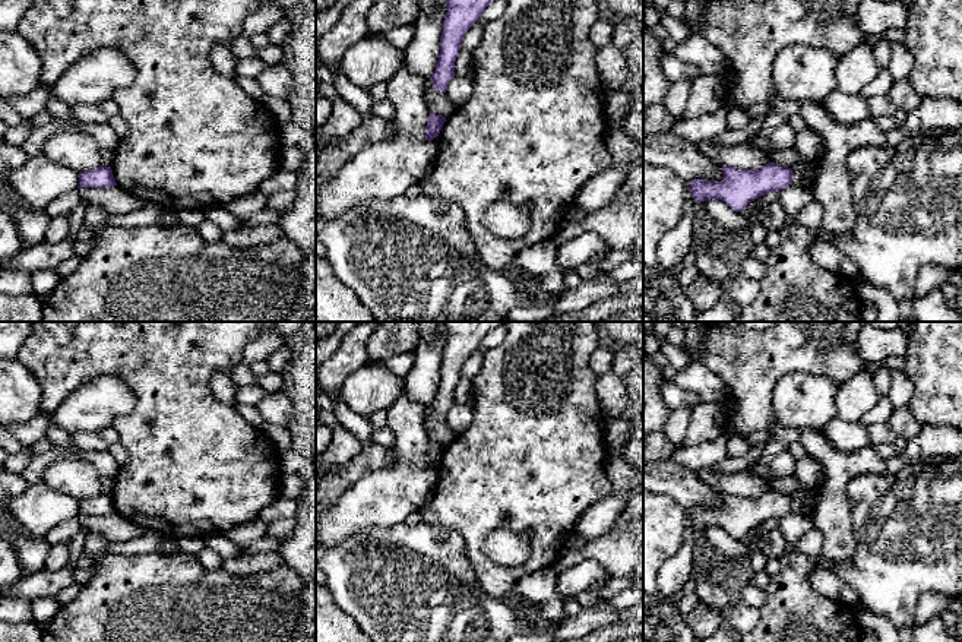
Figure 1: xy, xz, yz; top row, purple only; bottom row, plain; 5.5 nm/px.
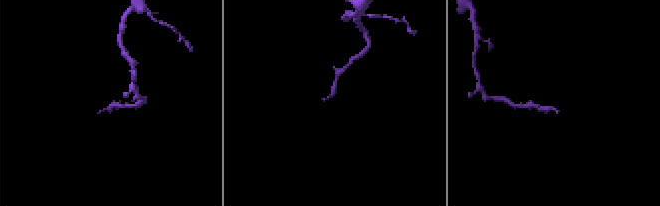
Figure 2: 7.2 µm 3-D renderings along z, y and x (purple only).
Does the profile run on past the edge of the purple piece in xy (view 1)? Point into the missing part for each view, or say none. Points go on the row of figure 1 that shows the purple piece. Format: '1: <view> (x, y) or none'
1: none

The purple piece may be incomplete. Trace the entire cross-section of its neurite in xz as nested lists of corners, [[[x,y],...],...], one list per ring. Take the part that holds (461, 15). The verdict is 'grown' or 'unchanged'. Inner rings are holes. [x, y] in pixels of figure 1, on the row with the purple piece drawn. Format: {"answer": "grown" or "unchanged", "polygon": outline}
{"answer": "unchanged", "polygon": [[[446,0],[447,15],[443,20],[439,60],[434,73],[430,76],[437,91],[446,92],[450,79],[455,76],[455,61],[461,51],[463,37],[493,1]]]}

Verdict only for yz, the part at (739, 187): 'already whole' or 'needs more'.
already whole

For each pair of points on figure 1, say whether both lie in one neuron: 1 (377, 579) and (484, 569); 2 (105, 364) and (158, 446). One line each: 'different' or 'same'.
1: different
2: same

